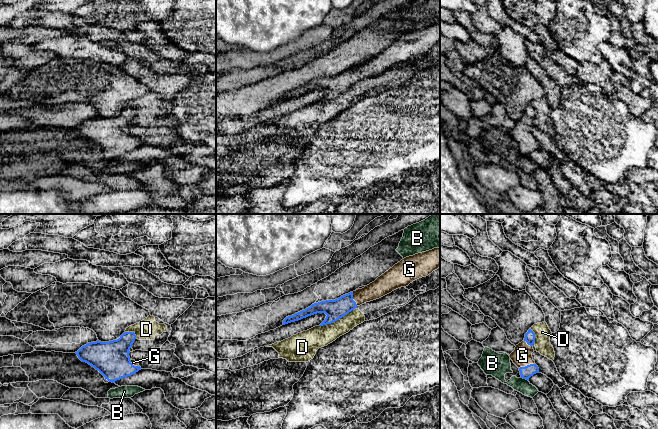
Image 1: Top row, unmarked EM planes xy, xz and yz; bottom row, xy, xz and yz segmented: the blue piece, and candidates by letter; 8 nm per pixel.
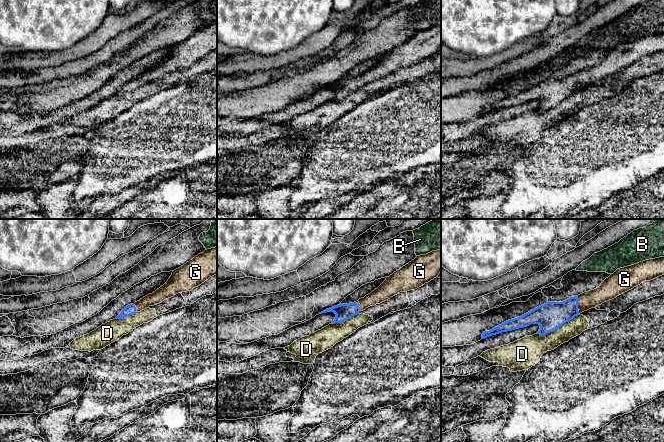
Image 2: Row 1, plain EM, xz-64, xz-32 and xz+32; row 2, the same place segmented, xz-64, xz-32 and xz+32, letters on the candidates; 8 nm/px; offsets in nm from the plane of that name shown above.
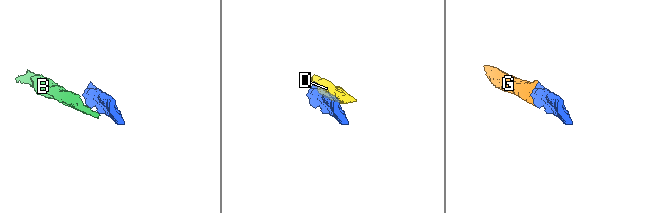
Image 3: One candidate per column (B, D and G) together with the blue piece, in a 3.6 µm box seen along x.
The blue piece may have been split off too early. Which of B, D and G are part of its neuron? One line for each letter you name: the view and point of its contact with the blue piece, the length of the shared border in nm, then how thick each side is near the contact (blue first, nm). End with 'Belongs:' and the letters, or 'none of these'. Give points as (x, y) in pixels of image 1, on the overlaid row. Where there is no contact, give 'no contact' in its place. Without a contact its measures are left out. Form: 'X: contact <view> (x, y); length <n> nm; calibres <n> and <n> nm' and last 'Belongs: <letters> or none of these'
G: contact yz (527, 365); length 130 nm; calibres 100 and 160 nm
Belongs: G

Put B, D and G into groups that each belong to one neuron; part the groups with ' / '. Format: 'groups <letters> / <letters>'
groups B / D / G

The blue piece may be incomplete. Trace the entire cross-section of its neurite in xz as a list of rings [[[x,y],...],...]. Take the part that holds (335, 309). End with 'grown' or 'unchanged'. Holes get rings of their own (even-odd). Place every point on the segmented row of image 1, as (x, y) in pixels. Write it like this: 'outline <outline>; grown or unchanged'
outline [[[440,248],[406,257],[362,289],[350,292],[335,300],[326,300],[288,316],[283,325],[301,320],[308,316],[325,313],[325,320],[319,325],[331,324],[344,317],[366,302],[379,299],[392,291],[406,287],[413,281],[426,277],[440,268]]]; grown

